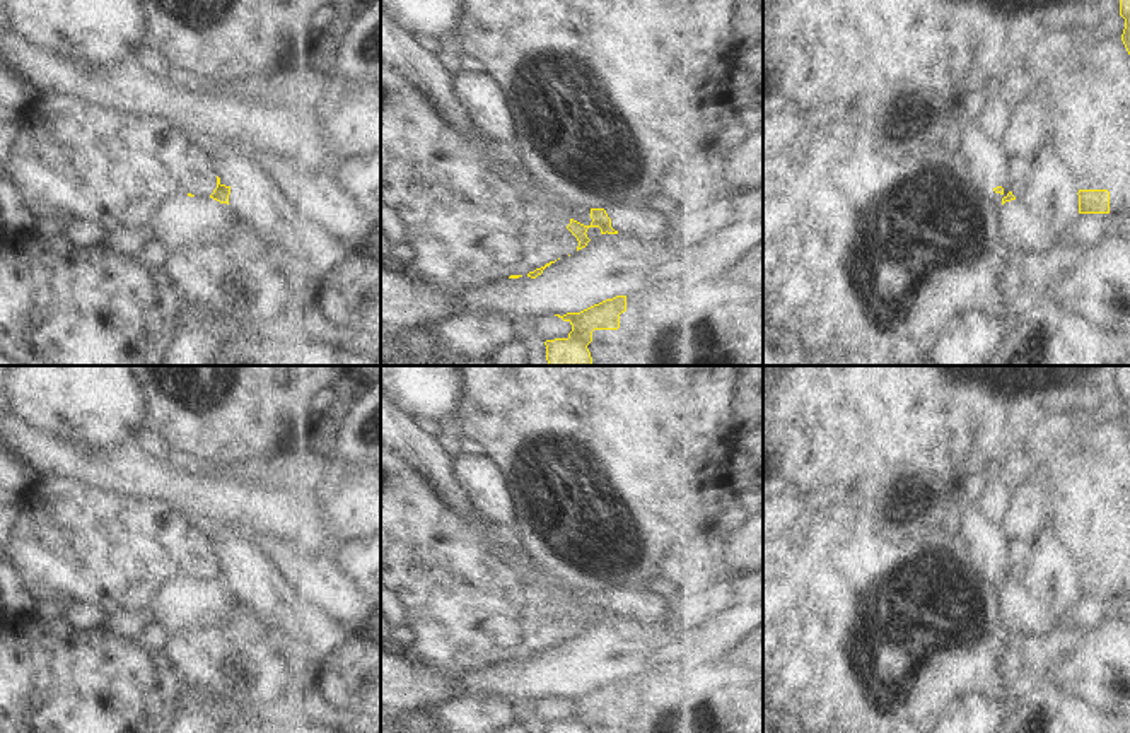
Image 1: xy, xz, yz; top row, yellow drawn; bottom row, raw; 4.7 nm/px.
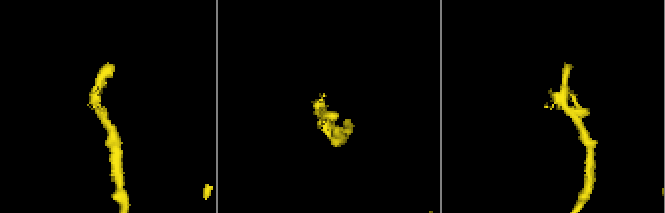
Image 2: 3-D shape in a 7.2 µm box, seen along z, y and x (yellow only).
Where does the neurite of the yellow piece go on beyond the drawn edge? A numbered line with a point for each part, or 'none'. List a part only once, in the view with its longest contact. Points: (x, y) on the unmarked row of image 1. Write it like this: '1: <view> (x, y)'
none

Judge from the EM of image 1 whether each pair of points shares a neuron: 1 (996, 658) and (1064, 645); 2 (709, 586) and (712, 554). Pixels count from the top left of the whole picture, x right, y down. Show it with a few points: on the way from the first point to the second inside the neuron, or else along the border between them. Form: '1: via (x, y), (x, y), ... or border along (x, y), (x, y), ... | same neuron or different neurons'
1: via (1013, 658), (1030, 658), (1047, 650) | same neuron
2: border along (692, 569), (710, 573) | different neurons

